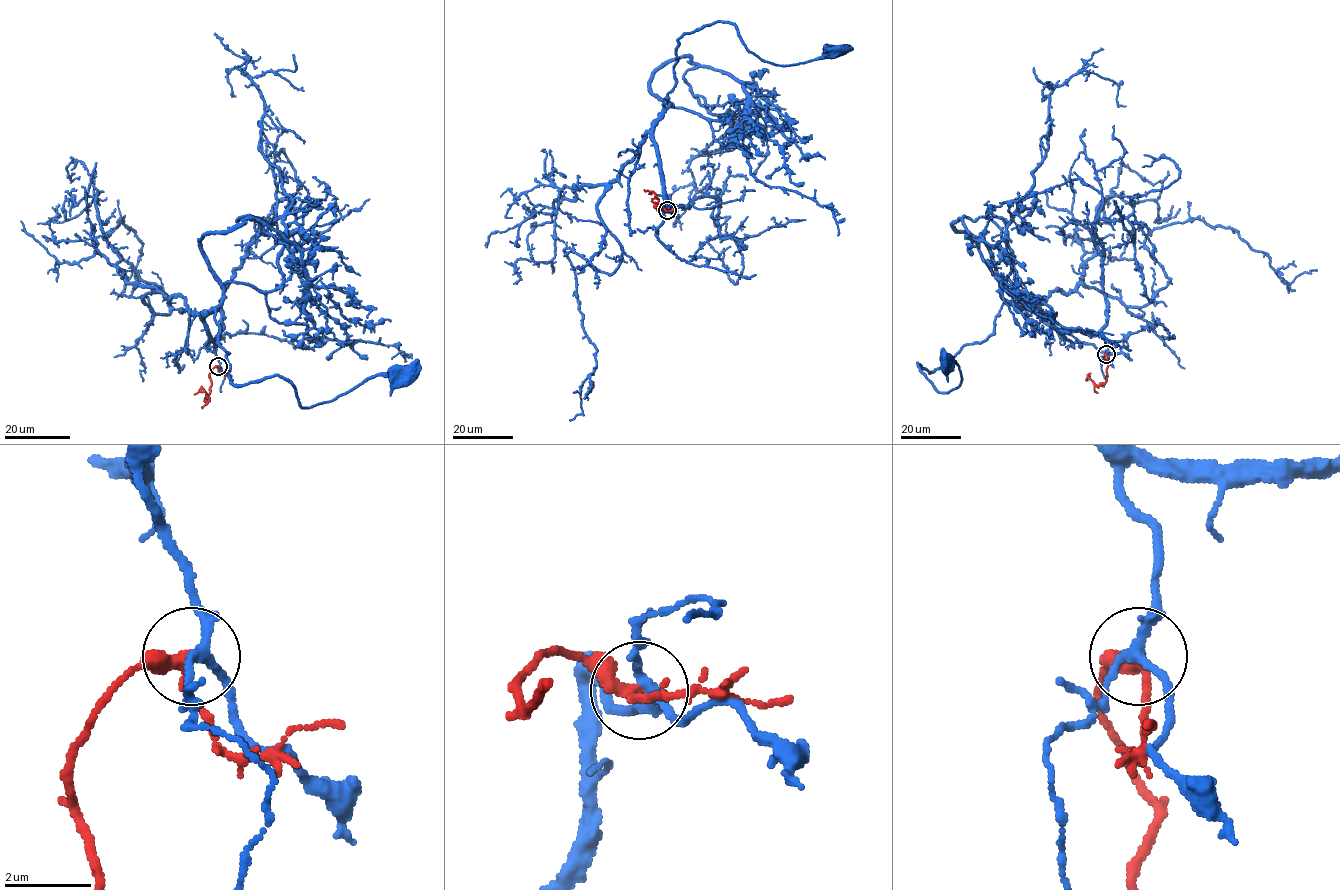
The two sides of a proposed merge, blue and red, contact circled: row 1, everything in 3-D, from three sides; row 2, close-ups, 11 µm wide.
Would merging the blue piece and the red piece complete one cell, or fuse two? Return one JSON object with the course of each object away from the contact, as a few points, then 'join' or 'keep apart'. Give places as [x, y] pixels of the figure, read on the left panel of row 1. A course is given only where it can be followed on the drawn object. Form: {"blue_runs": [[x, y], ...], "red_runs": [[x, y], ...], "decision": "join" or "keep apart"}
{"blue_runs": [[219, 366], [204, 322], [214, 310], [233, 384], [284, 377], [298, 402], [311, 407], [375, 376], [395, 376]], "red_runs": [[219, 366], [210, 373], [209, 401], [205, 392], [194, 394]], "decision": "keep apart"}

